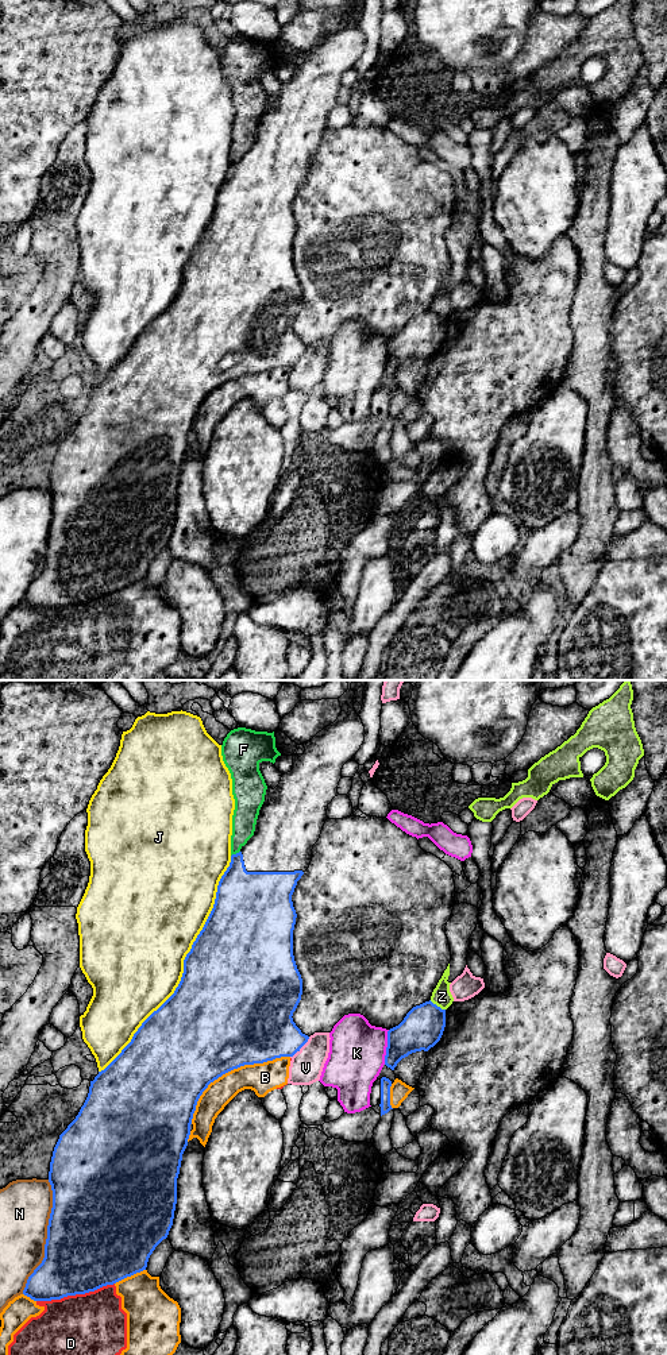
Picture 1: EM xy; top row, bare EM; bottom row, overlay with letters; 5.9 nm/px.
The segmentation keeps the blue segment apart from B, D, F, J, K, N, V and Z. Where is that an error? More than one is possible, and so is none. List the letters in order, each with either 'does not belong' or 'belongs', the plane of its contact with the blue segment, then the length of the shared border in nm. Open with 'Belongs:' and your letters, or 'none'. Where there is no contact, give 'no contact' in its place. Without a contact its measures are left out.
Belongs: none
B: does not belong; contact in xy; length 700 nm
D: does not belong; contact in xy; length 480 nm
F: does not belong; contact in xy; length 70 nm
J: does not belong; contact in xy; length 1500 nm
K: does not belong; contact in xy; length 220 nm
N: does not belong; contact in xy; length 700 nm
V: does not belong; contact in xy; length 170 nm
Z: does not belong; contact in xy; length 110 nm

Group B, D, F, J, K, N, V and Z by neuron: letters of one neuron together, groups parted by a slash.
B D / F / J / K / N / V / Z

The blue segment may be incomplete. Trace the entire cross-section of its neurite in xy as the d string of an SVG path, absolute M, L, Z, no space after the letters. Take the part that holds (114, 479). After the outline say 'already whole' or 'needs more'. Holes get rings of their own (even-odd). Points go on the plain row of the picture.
M346 0L338 7L342 16L338 28L319 40L312 49L300 53L305 59L302 63L293 63L293 78L288 82L282 82L281 90L274 99L266 99L254 144L242 155L239 162L231 165L230 175L219 190L213 217L184 269L184 282L178 296L174 302L142 332L122 362L104 379L99 381L93 390L90 390L88 406L78 424L59 444L53 460L49 480L49 491L53 499L53 517L47 534L45 567L28 586L23 599L23 603L31 609L51 610L68 605L85 603L146 579L150 564L155 556L167 547L173 534L177 513L177 487L182 463L188 455L193 422L203 401L211 391L234 378L244 374L263 372L281 366L293 366L308 351L309 345L301 341L292 327L302 304L302 287L293 265L293 239L297 223L293 216L292 204L297 190L309 177L313 154L319 150L323 135L328 128L328 113L339 104L338 94L342 88L342 77L348 69L355 66L365 50L365 35L354 18L354 4L355 0Z; needs more

